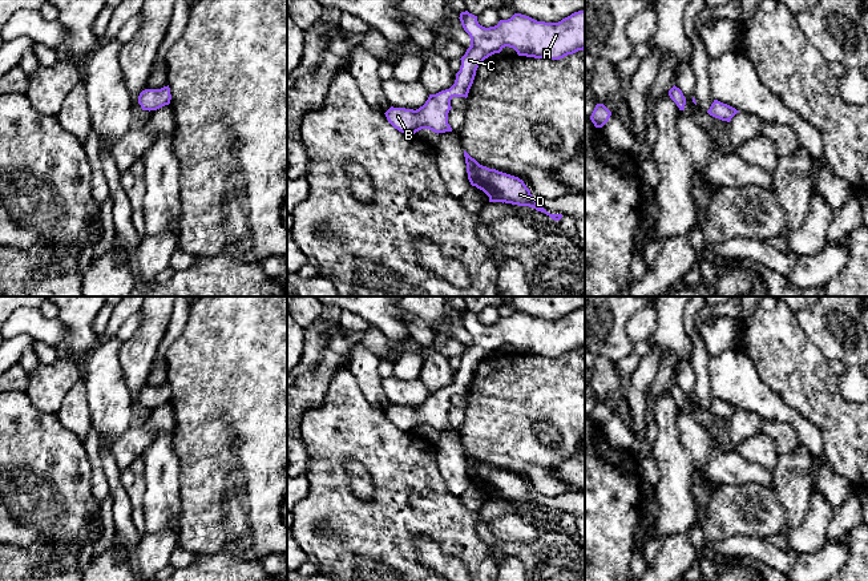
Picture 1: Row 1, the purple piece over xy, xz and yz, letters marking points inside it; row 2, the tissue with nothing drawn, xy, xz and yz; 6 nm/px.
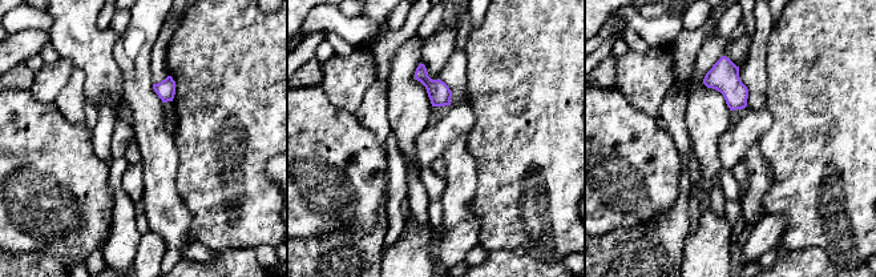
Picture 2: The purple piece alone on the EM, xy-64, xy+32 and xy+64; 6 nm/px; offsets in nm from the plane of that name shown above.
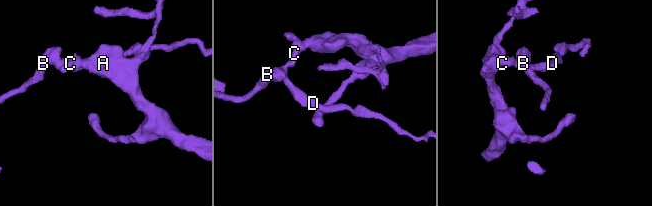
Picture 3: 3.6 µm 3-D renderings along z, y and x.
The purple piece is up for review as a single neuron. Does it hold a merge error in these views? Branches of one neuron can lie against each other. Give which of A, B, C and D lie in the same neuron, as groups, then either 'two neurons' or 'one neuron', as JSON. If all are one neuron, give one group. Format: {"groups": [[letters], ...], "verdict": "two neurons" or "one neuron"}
{"groups": [["A", "B", "C", "D"]], "verdict": "one neuron"}

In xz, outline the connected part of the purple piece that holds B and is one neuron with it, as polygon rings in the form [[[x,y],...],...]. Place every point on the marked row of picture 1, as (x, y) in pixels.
[[[468,11],[460,13],[464,31],[471,37],[471,47],[460,58],[461,66],[455,84],[428,100],[419,109],[391,106],[384,114],[388,122],[401,133],[415,134],[421,129],[435,133],[452,132],[448,113],[453,97],[468,97],[479,65],[505,47],[513,48],[518,56],[560,60],[585,49],[585,11],[578,11],[558,23],[537,21],[529,16],[514,13],[497,25],[485,28],[477,16]]]

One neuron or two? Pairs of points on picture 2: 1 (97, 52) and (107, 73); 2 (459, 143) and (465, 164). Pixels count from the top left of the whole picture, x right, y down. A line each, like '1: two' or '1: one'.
1: one
2: one

